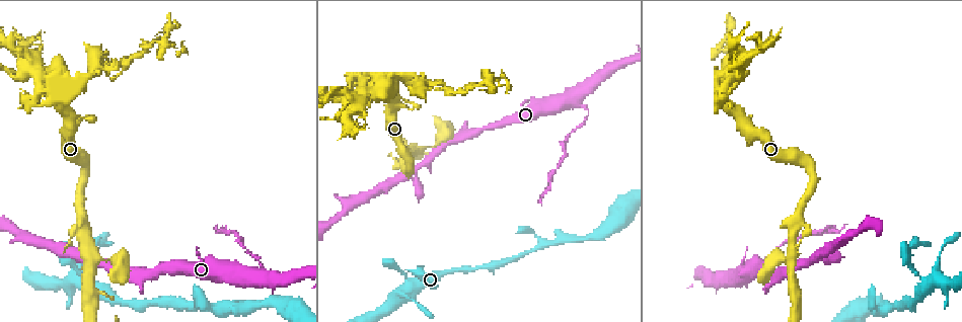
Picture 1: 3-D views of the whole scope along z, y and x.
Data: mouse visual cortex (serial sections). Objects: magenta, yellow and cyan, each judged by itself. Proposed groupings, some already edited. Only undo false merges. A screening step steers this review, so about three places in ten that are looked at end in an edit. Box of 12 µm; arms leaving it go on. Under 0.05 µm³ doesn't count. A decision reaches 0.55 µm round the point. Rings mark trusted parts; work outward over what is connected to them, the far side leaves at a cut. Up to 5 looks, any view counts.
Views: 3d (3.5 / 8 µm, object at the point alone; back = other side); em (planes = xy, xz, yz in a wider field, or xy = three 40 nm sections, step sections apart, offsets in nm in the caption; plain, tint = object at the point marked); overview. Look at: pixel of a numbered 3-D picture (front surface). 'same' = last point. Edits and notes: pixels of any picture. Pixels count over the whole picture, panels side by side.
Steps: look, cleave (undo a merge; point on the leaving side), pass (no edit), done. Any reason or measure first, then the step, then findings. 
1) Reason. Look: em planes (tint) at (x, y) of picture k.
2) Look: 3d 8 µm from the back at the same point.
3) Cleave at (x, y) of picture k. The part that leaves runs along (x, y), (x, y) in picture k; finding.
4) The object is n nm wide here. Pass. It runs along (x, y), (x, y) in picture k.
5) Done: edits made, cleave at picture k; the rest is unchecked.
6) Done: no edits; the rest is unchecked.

Thin neck. Look: 3d 3.5 µm at (907, 262) of picture 1.

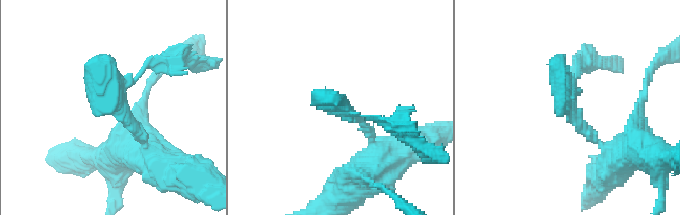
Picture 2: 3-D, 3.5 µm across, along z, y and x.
Look: em xy step 2 (tint) at (343, 108) of picture 2.

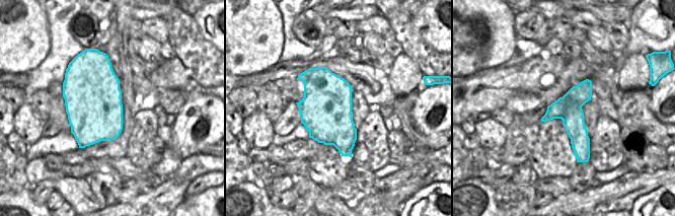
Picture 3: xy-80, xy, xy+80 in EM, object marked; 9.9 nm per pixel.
Pass. It runs along (588, 82), (576, 98), (580, 157) in picture 3; all the same cell.

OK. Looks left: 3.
Look: 3d 3.5 µm at (775, 259) of picture 1.

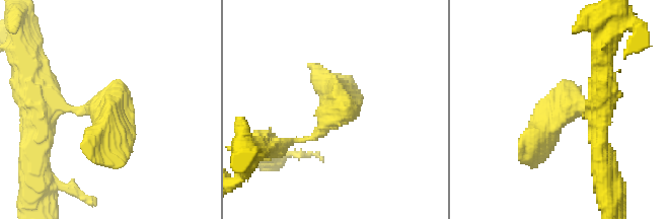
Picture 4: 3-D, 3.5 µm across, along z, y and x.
Look: em xy step 1 (tint) at (561, 106) of picture 4.

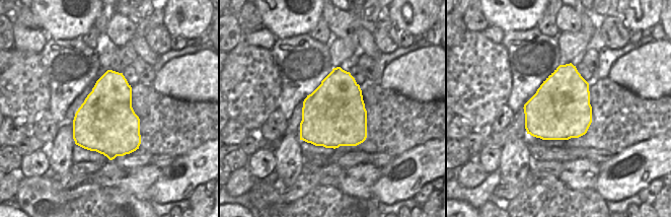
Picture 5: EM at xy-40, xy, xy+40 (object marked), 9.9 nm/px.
Pass. It runs along (599, 104), (563, 107), (524, 160) in picture 4; continuous, no second cell.

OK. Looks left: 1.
Done: no edits; the rest is unchecked.

